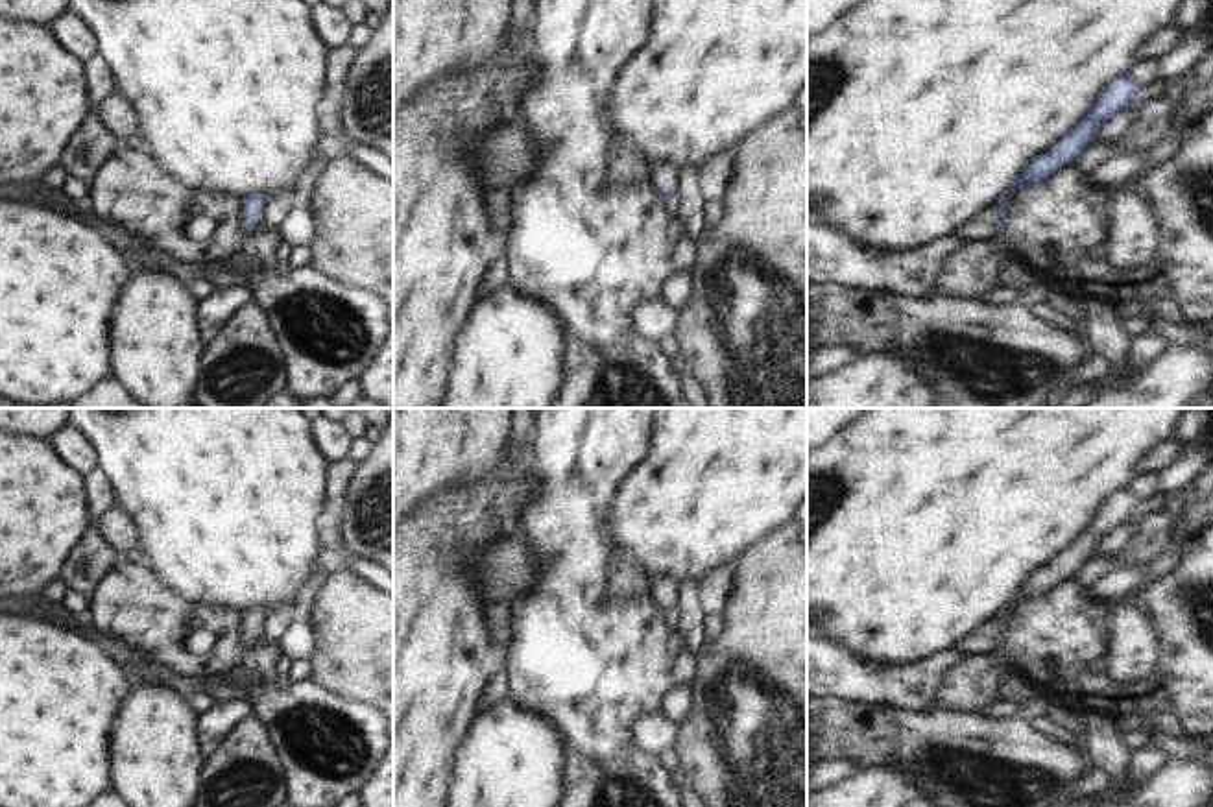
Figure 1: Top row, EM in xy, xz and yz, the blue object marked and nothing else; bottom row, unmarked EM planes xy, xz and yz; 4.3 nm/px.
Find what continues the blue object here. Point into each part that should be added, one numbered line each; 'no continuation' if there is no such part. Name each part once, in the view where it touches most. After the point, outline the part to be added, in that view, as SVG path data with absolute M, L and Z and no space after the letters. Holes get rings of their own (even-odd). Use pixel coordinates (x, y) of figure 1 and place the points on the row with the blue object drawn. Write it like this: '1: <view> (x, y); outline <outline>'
1: xy (261, 209); outline M240 205L240 209L238 209L238 225L244 231L246 238L251 236L251 233L255 231L257 225L262 223L262 220L264 220L264 205L258 207L258 220L257 220L257 223L251 229L246 229L244 227L244 205Z

